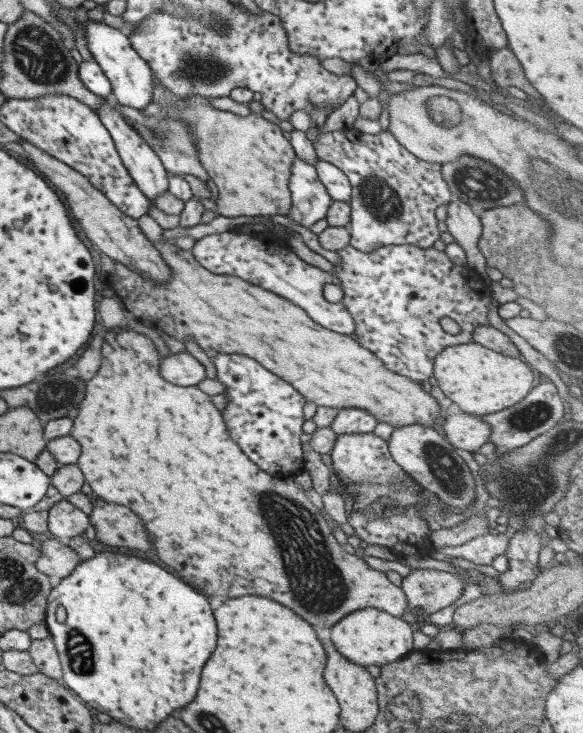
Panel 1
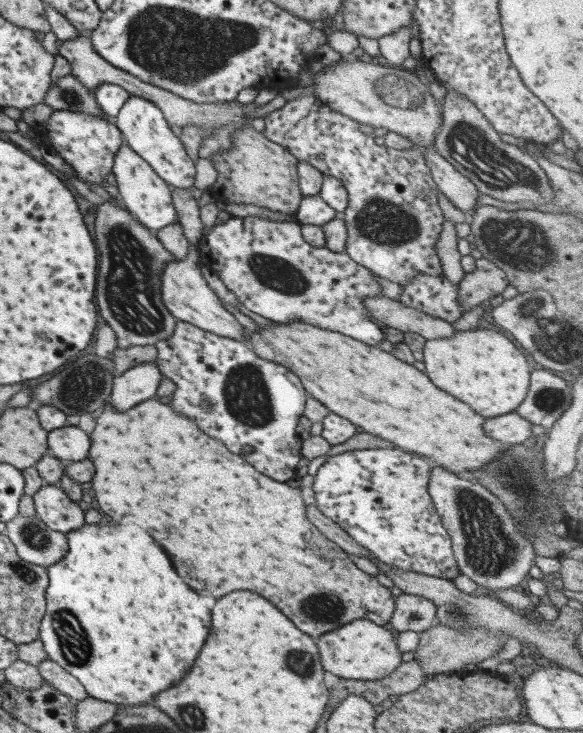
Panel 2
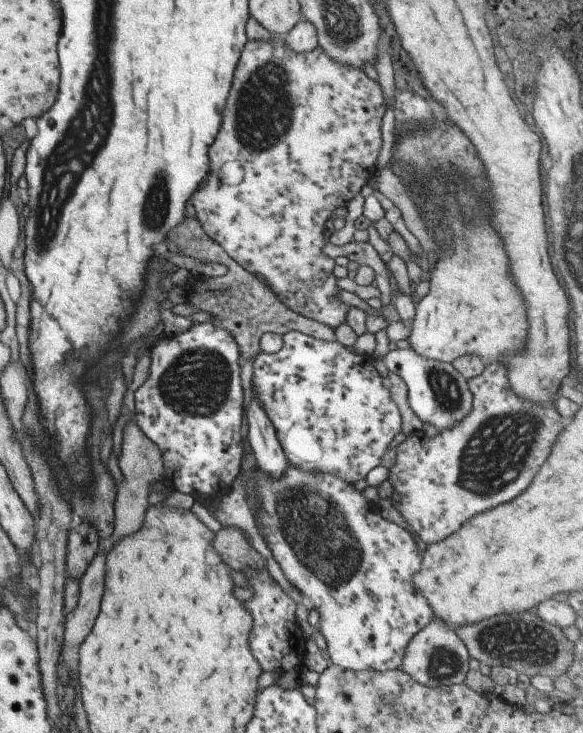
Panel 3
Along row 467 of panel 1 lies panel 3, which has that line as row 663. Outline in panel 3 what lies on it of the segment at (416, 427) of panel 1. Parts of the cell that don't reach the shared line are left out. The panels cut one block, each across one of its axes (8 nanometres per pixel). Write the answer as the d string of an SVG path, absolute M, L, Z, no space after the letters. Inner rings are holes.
M432 618L405 646L399 670L411 676L412 680L421 686L427 686L427 688L447 686L463 682L469 670L469 659L465 644L455 634L455 627L441 622L439 618Z

